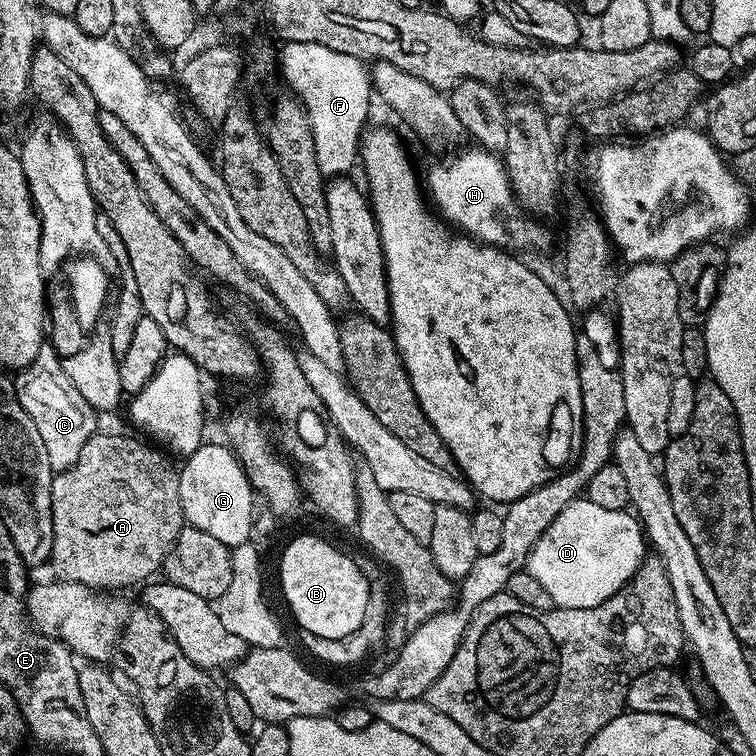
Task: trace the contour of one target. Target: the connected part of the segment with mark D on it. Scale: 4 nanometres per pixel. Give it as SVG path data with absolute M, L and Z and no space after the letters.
M581 498L570 502L570 506L550 522L528 556L526 571L543 586L553 605L593 608L627 584L645 559L644 530L631 511L605 510Z

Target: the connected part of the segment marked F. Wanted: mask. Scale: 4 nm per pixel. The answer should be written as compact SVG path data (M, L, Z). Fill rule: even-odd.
M340 52L332 58L332 62L328 54L324 84L316 90L302 88L302 92L295 92L294 95L308 111L318 166L323 170L325 177L340 178L351 173L348 171L358 164L362 133L369 123L367 122L368 107L371 106L372 100L374 101L374 89L365 61L356 56L344 58L344 68L342 68ZM336 62L338 62L338 70L336 70Z

